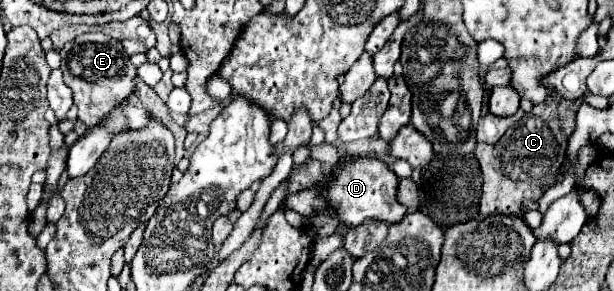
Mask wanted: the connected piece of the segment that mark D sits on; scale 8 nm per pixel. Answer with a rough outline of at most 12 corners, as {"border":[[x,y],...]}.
{"border":[[355,157],[325,195],[347,227],[407,215],[395,201],[397,175]]}

